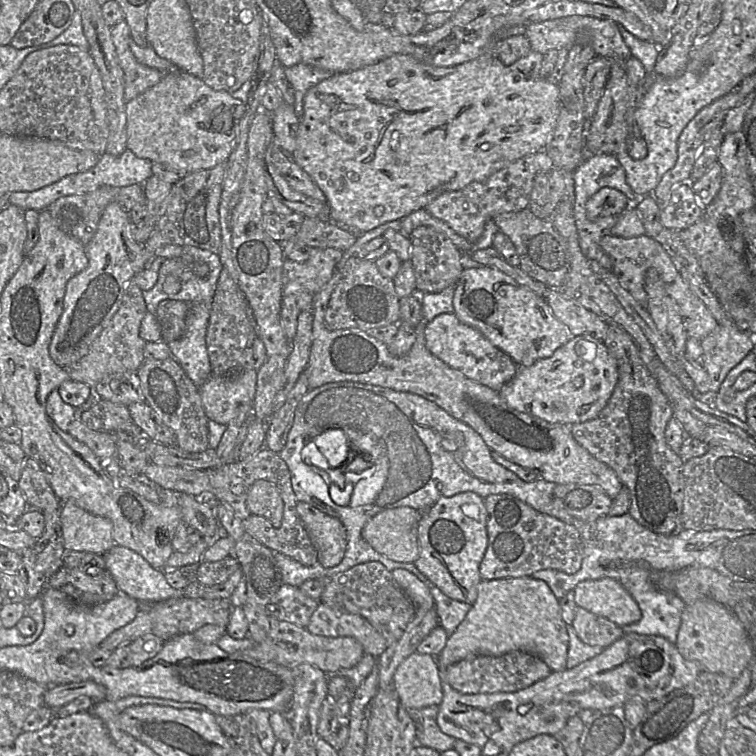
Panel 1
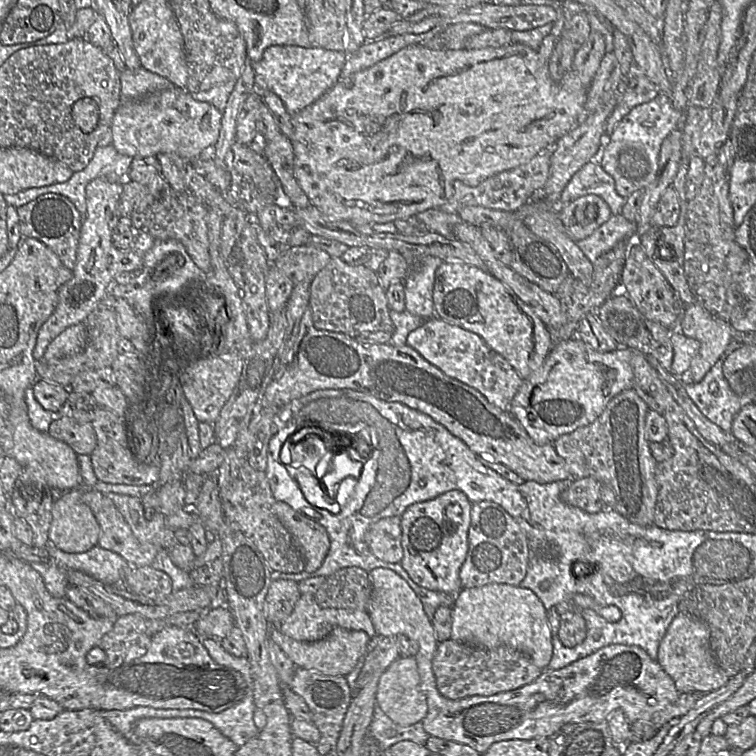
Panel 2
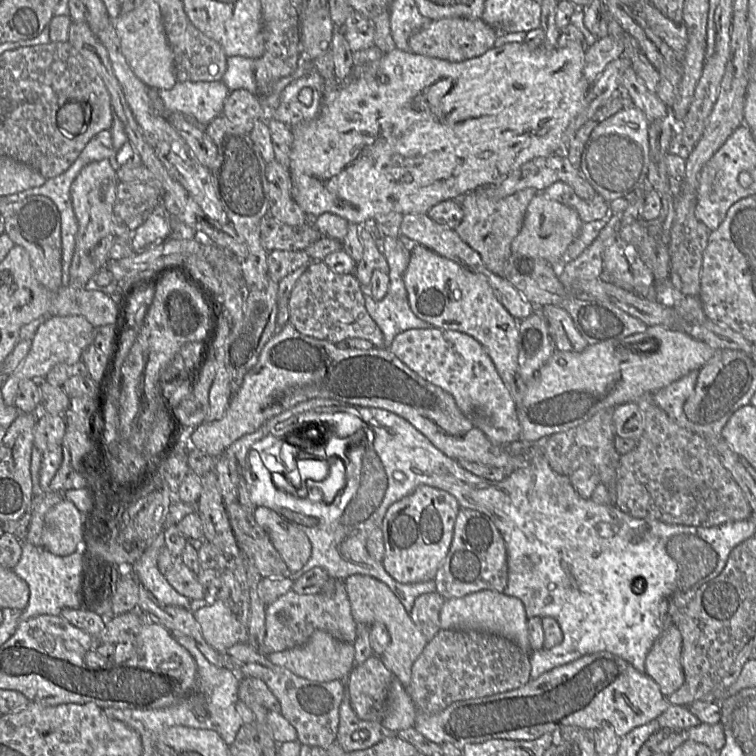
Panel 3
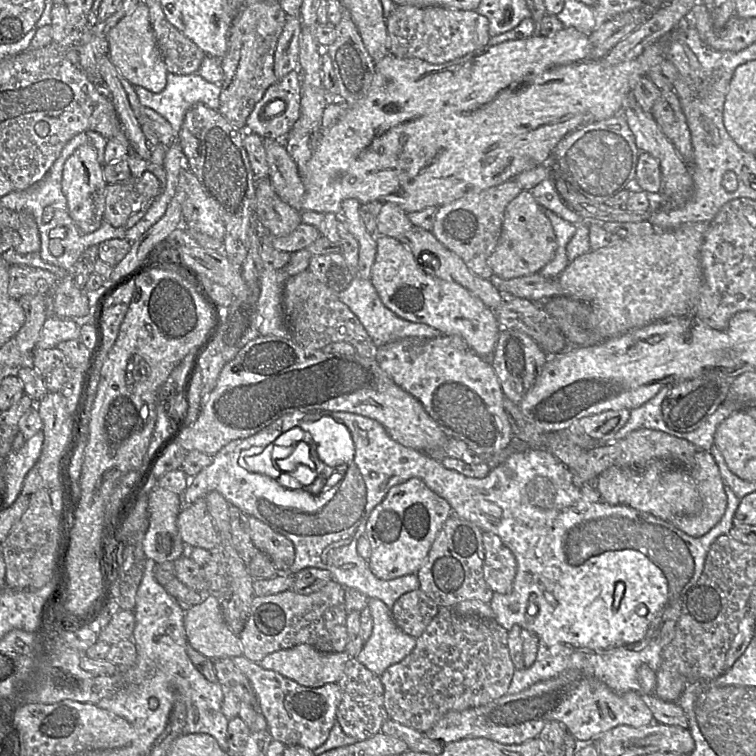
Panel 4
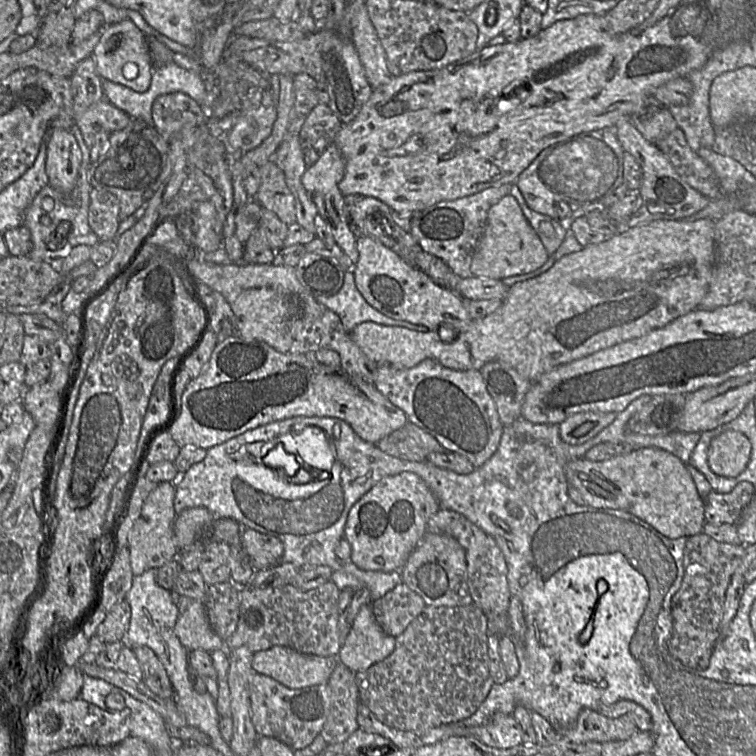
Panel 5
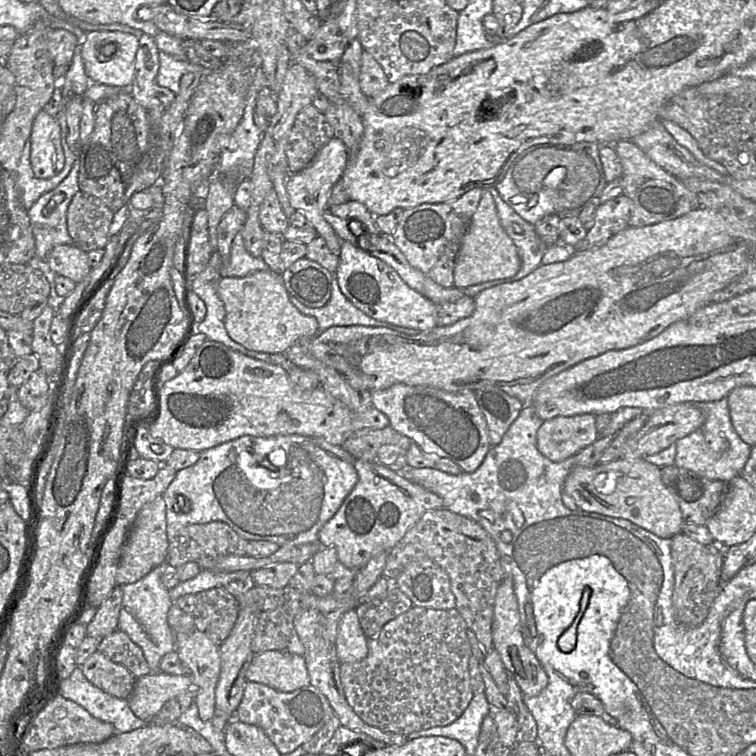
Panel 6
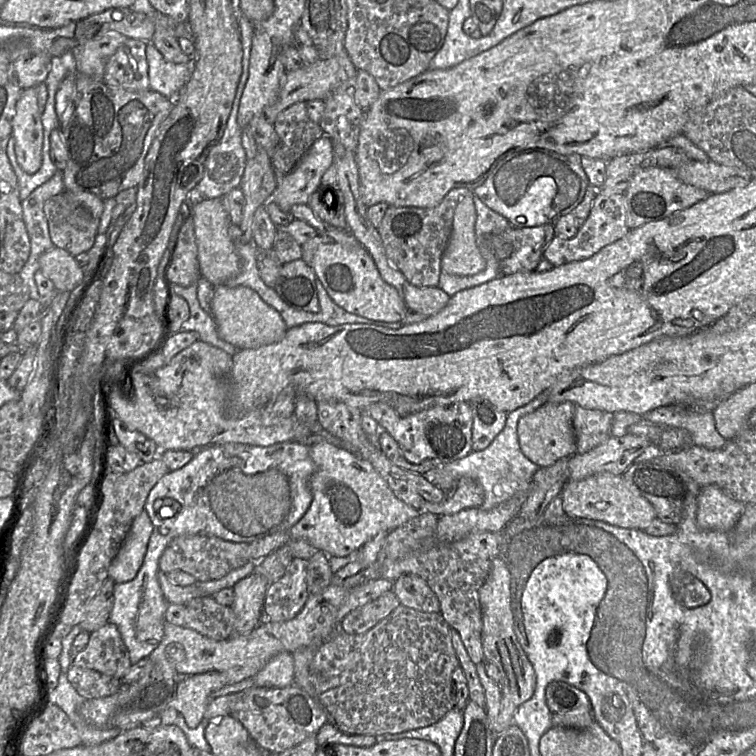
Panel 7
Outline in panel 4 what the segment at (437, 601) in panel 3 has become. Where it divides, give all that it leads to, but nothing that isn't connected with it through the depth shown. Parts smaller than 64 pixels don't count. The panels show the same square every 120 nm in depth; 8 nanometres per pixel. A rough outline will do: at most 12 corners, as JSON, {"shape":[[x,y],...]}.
{"shape":[[424,592],[402,595],[390,609],[417,639],[441,608]]}

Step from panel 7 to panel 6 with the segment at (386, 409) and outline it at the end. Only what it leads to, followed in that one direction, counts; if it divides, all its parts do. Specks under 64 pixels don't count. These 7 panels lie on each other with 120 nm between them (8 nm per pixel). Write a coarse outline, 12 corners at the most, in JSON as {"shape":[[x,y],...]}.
{"shape":[[399,383],[371,404],[424,453],[477,470],[492,447],[474,391]]}

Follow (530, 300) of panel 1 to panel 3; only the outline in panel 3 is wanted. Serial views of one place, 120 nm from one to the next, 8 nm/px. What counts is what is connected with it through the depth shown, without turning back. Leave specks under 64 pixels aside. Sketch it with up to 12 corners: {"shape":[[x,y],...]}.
{"shape":[[417,243],[412,312],[477,340],[518,406],[520,320],[482,275]]}

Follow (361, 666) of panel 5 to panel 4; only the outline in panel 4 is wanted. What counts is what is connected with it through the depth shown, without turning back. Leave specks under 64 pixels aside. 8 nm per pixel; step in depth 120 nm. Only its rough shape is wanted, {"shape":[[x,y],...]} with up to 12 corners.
{"shape":[[368,598],[373,630],[355,659],[380,676],[413,651],[416,638],[391,609]]}

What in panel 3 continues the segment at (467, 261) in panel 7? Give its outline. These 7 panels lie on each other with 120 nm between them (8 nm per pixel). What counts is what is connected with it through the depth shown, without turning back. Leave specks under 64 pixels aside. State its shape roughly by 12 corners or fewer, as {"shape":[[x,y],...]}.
{"shape":[[538,193],[512,254],[560,265],[583,224],[576,210]]}

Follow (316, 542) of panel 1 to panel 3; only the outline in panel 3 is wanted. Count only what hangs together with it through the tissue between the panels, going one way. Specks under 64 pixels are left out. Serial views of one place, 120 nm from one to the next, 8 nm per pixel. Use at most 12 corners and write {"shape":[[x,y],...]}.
{"shape":[[255,508],[291,574],[312,551],[307,535],[277,512]]}

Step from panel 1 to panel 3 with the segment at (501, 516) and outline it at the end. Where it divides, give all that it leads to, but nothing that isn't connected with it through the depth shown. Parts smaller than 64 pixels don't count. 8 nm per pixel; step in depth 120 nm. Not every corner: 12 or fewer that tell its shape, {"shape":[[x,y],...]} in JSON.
{"shape":[[460,509],[433,581],[445,600],[504,591],[507,548],[489,516]]}

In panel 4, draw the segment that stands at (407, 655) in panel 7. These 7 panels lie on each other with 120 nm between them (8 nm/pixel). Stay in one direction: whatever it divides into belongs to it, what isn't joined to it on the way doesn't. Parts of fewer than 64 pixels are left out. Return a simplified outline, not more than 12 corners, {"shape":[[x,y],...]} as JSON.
{"shape":[[441,608],[380,675],[388,718],[425,733],[507,695],[494,619]]}

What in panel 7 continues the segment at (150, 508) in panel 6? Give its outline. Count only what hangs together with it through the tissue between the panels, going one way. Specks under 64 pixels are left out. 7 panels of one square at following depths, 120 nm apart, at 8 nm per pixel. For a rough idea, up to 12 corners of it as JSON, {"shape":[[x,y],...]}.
{"shape":[[144,509],[108,568],[116,583],[133,580],[153,532]]}

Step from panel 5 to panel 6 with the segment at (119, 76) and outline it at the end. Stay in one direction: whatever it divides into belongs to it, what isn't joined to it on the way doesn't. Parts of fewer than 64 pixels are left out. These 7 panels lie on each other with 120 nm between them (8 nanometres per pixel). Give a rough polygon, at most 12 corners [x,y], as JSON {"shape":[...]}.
{"shape":[[94,32],[78,49],[90,84],[131,86],[139,39]]}

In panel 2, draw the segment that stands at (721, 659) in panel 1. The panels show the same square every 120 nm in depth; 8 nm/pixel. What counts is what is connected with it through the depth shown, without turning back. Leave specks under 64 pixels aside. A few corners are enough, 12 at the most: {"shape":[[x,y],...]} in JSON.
{"shape":[[679,613],[657,662],[681,694],[708,693],[730,677],[708,625]]}

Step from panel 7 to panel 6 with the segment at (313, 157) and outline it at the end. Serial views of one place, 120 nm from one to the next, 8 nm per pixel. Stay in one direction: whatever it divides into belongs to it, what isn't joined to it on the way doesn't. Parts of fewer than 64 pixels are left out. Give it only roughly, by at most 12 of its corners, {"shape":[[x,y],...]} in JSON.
{"shape":[[336,137],[290,173],[290,205],[337,256],[342,240],[324,214],[349,153]]}

